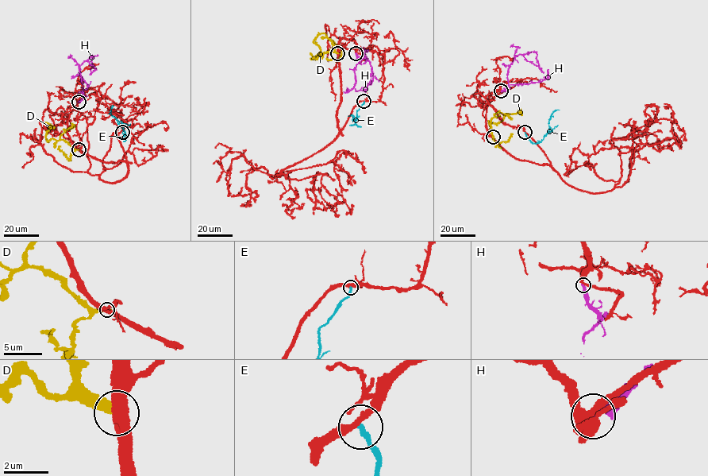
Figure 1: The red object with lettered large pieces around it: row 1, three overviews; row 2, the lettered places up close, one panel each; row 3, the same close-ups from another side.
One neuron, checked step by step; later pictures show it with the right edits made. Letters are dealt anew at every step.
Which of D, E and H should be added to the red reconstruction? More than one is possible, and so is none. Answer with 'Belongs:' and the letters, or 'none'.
Belongs: none

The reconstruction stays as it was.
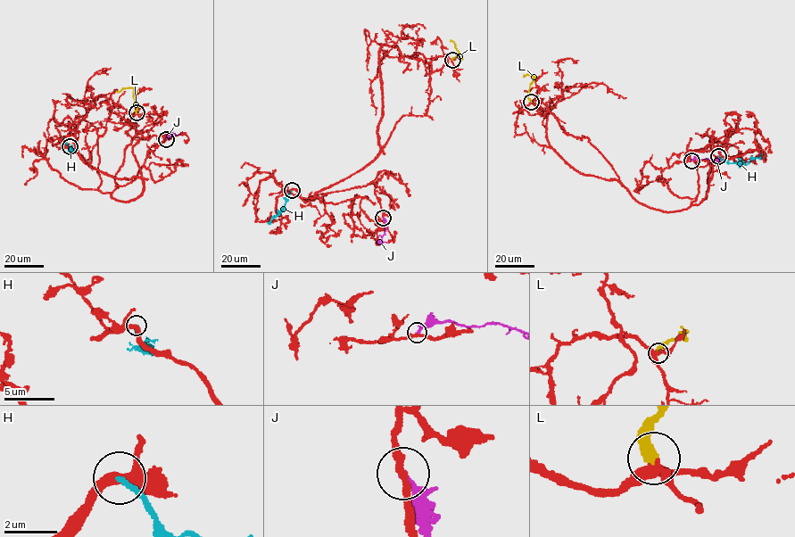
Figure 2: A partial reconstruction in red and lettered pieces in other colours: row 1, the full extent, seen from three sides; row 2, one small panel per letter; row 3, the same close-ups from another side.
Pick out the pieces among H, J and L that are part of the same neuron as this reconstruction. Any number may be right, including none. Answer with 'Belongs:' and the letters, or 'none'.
Belongs: L

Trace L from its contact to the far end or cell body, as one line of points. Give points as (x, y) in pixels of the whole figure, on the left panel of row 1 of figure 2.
L: (136, 112), (134, 88), (116, 91)

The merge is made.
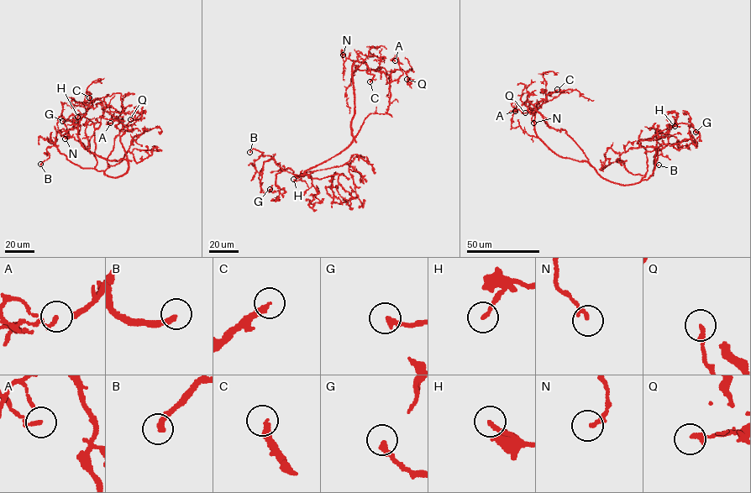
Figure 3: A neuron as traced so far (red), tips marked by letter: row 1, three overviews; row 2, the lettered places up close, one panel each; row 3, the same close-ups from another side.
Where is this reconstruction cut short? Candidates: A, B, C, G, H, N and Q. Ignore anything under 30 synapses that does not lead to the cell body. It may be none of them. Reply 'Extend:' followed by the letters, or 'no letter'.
Extend: B, C

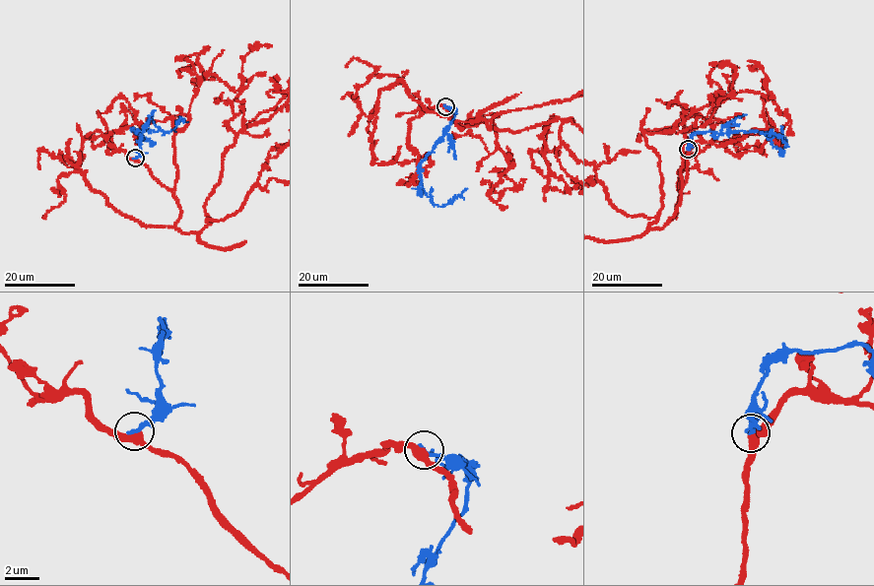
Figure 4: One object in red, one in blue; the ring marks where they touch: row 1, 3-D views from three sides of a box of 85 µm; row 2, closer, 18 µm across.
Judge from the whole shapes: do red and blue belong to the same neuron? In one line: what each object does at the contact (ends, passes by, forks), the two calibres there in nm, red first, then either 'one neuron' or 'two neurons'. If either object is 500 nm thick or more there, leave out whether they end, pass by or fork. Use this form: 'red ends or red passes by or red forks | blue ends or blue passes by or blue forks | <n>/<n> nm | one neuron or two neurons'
red passes by | blue passes by | 440/170 nm | two neurons

